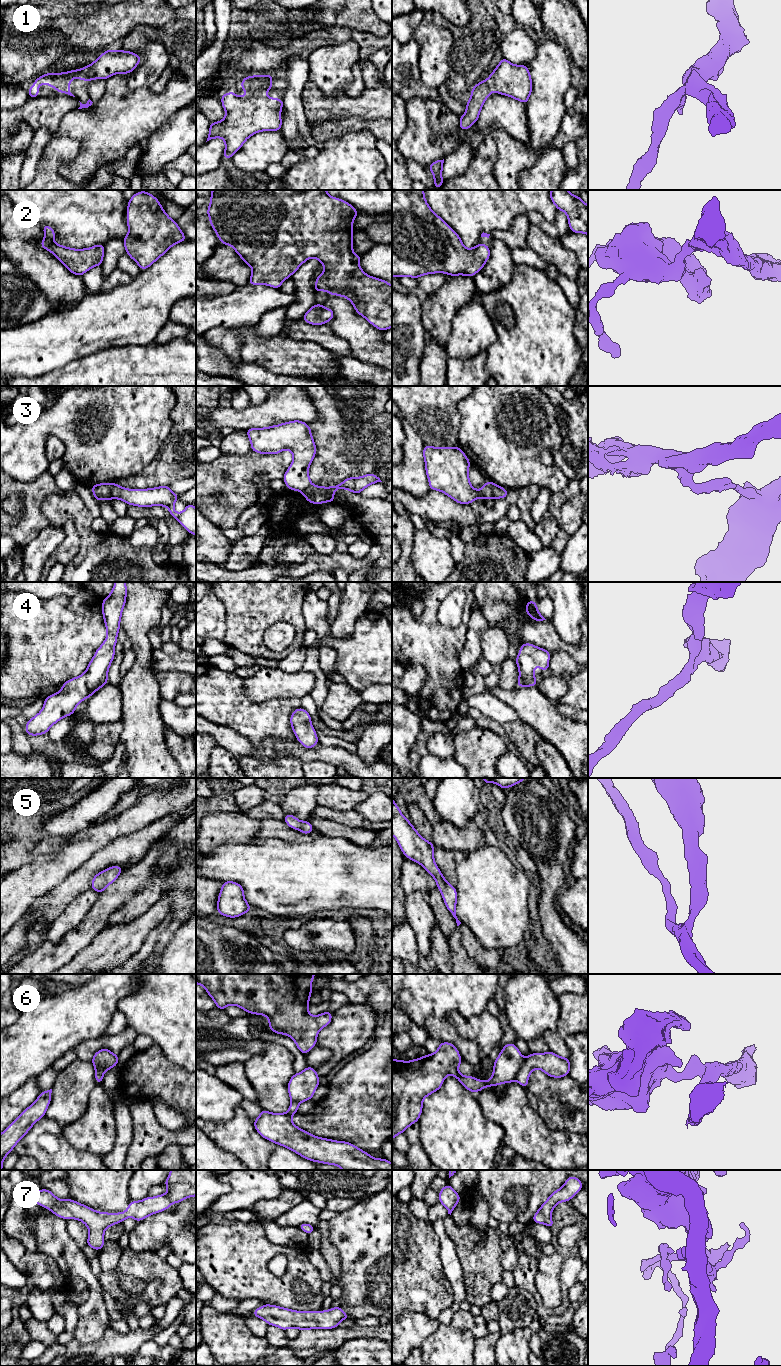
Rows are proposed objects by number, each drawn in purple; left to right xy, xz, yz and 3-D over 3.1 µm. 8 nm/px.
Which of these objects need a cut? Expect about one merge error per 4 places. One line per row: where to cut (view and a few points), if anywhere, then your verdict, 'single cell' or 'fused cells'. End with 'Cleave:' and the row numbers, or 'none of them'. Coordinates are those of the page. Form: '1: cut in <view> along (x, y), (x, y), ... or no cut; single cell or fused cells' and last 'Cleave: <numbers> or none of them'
1: no cut; single cell
2: no cut; single cell
3: cut in xy along (113, 483), (112, 497); fused cells
4: no cut; single cell
5: no cut; single cell
6: cut in yz along (525, 1058), (515, 1079); fused cells
7: no cut; single cell
Cleave: 3, 6

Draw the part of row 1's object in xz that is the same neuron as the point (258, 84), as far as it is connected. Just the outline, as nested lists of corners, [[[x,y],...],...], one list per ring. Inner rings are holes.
[[[274,75],[246,76],[240,85],[248,93],[247,95],[239,97],[231,91],[221,96],[221,103],[226,111],[226,116],[220,122],[210,123],[207,141],[218,137],[225,141],[223,159],[232,158],[250,136],[260,131],[279,131],[281,129],[281,109],[284,100],[265,95],[267,91],[272,89],[274,77]]]

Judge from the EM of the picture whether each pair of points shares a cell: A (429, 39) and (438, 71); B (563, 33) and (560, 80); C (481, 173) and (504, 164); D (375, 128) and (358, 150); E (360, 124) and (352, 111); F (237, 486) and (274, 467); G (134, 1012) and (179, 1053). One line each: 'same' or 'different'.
A: same
B: different
C: different
D: different
E: different
F: same
G: same

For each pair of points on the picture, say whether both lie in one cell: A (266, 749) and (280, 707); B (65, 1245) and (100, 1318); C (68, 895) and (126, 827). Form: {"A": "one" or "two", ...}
{"A": "two", "B": "one", "C": "two"}

